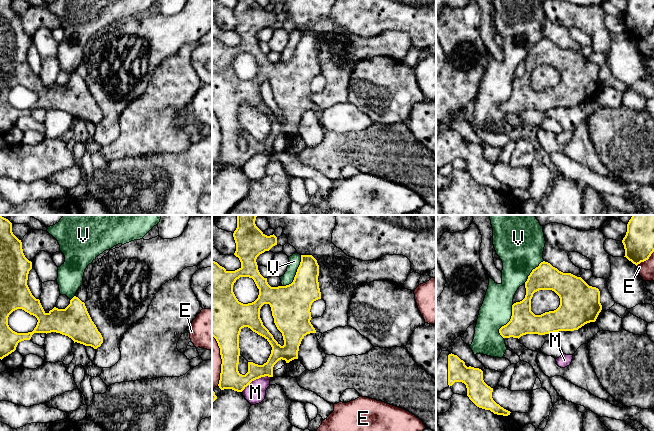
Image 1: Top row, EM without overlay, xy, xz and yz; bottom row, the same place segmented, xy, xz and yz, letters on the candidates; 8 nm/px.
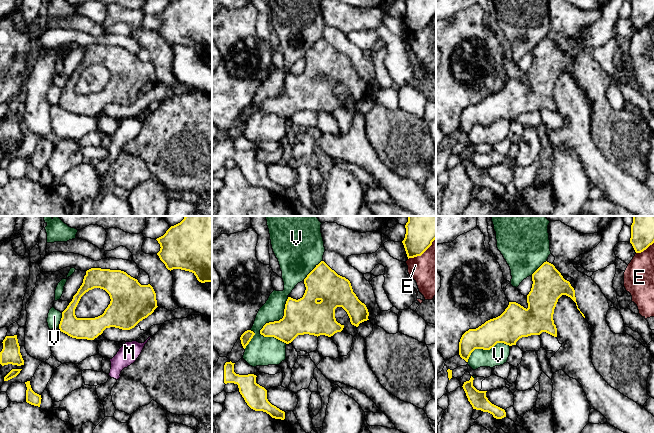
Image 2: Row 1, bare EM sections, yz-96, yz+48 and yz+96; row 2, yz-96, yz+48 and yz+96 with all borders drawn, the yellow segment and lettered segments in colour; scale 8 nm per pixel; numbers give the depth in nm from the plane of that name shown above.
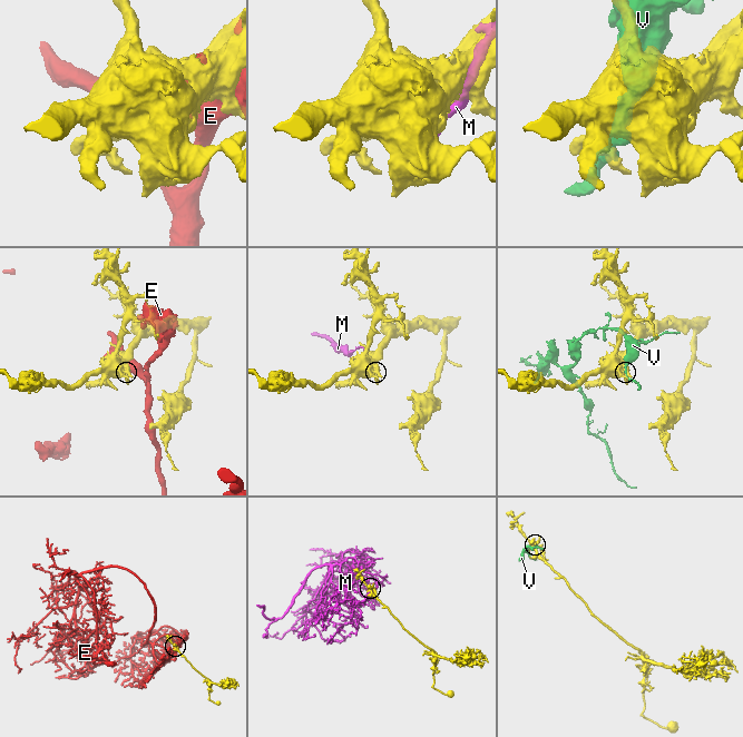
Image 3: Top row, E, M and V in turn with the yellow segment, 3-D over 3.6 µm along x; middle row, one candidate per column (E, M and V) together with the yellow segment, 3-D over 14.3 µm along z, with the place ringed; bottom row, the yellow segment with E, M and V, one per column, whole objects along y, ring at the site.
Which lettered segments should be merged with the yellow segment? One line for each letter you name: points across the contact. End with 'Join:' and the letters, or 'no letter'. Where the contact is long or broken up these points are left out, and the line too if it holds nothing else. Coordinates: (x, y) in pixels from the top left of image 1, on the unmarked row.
Join: no letter

